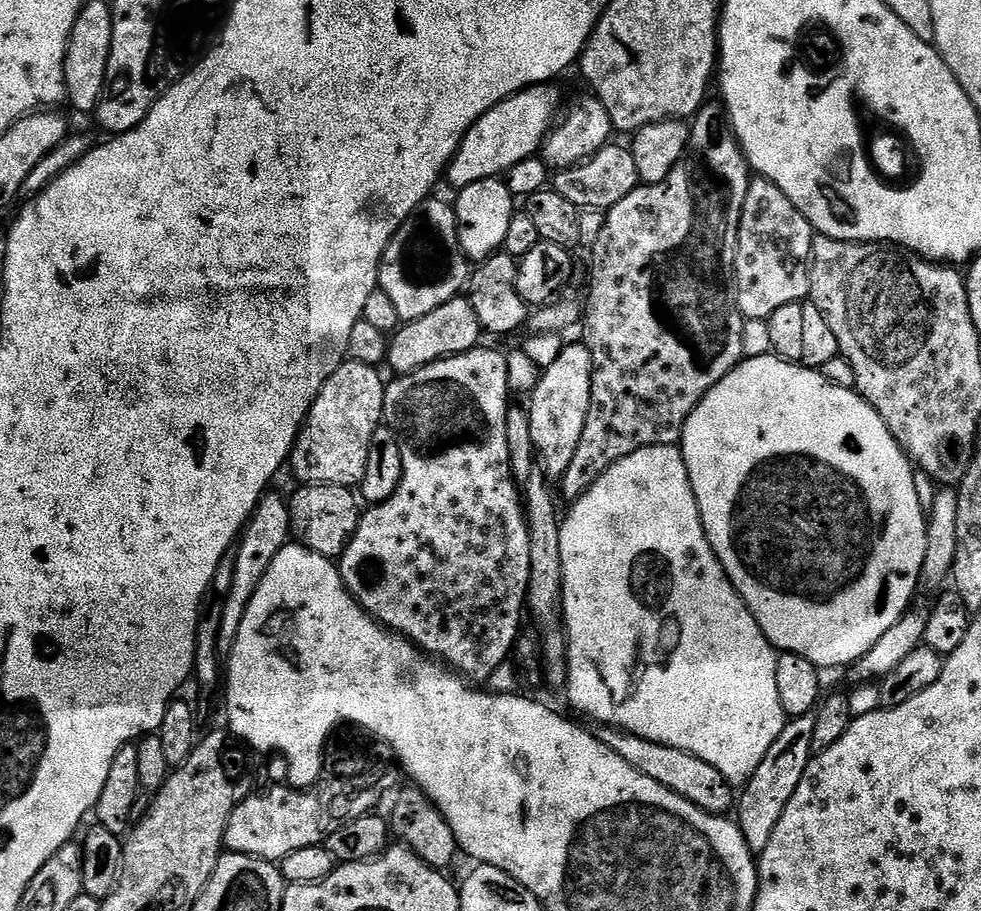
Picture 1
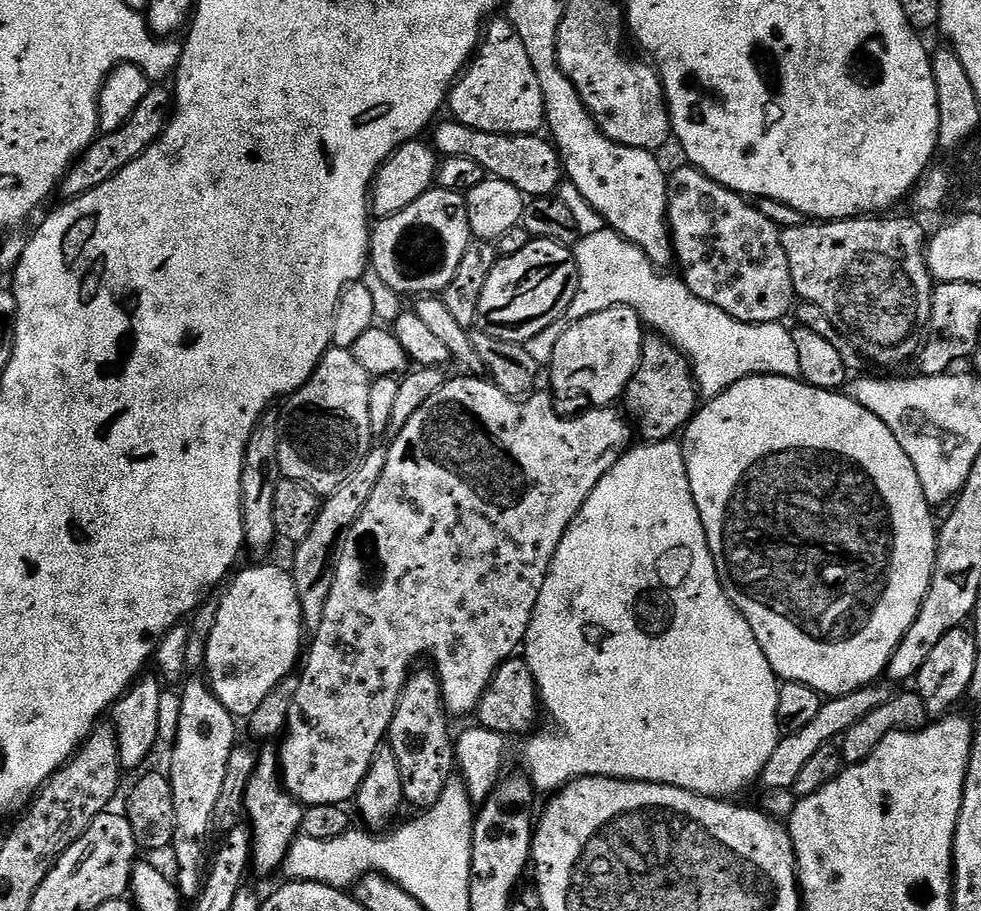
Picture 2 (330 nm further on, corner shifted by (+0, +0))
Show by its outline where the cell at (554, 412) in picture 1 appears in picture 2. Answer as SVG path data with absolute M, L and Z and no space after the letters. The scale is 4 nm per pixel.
M614 306L606 310L598 310L578 322L567 325L564 333L558 338L554 346L554 358L547 365L546 376L552 379L551 391L557 397L581 396L592 406L612 406L616 399L623 397L628 391L628 383L634 378L636 368L640 364L640 355L644 349L646 328L640 316L632 308L626 306Z

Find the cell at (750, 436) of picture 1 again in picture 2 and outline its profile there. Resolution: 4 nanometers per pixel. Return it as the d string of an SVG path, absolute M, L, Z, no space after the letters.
M751 376L734 382L734 386L726 389L722 395L707 401L688 421L683 429L683 436L682 447L686 462L686 474L690 482L690 490L694 494L694 506L698 506L698 514L702 518L702 526L706 530L706 542L710 546L710 554L714 558L718 578L722 582L724 593L730 598L730 602L744 615L746 622L750 622L750 630L754 630L754 638L758 638L758 642L762 646L762 654L766 654L766 662L770 662L777 677L784 682L810 686L824 698L845 696L851 692L856 692L859 688L865 688L867 684L877 683L887 673L888 663L892 661L892 656L898 650L906 630L910 630L910 626L914 626L920 613L920 604L930 590L930 582L936 569L936 538L938 535L937 521L932 521L933 509L926 502L926 494L922 494L922 482L918 482L918 474L914 470L910 458L906 458L906 450L902 450L902 446L898 446L898 438L894 438L894 434L890 434L890 426L886 426L886 422L874 418L874 414L870 414L870 410L858 406L858 402L854 402L847 394L827 392L803 382L794 382L791 376Z

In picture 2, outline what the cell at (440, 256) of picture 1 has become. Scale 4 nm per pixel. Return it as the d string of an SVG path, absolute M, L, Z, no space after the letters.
M432 187L406 210L385 216L370 232L370 268L392 292L400 296L423 298L442 294L458 265L466 246L474 237L470 230L467 199L459 192Z

